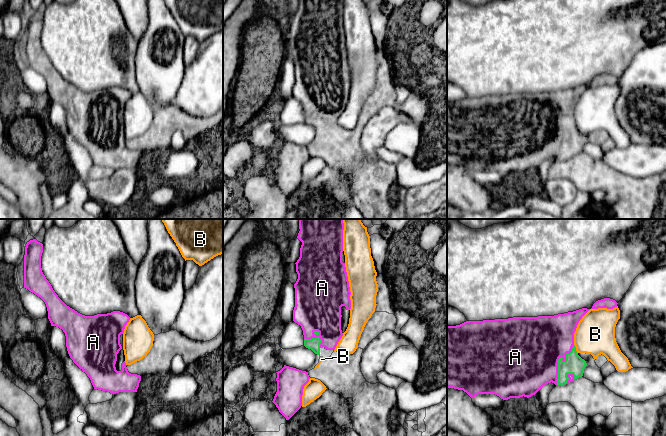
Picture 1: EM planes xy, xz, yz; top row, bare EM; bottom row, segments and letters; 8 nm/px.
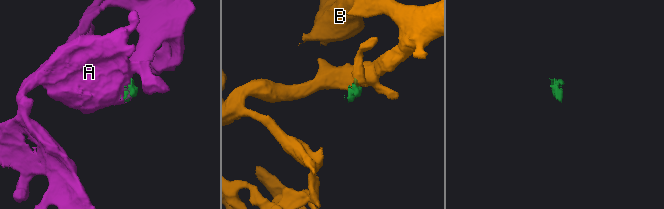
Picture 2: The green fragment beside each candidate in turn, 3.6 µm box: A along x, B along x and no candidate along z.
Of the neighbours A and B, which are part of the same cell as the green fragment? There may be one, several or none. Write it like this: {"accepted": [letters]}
{"accepted": ["A"]}

